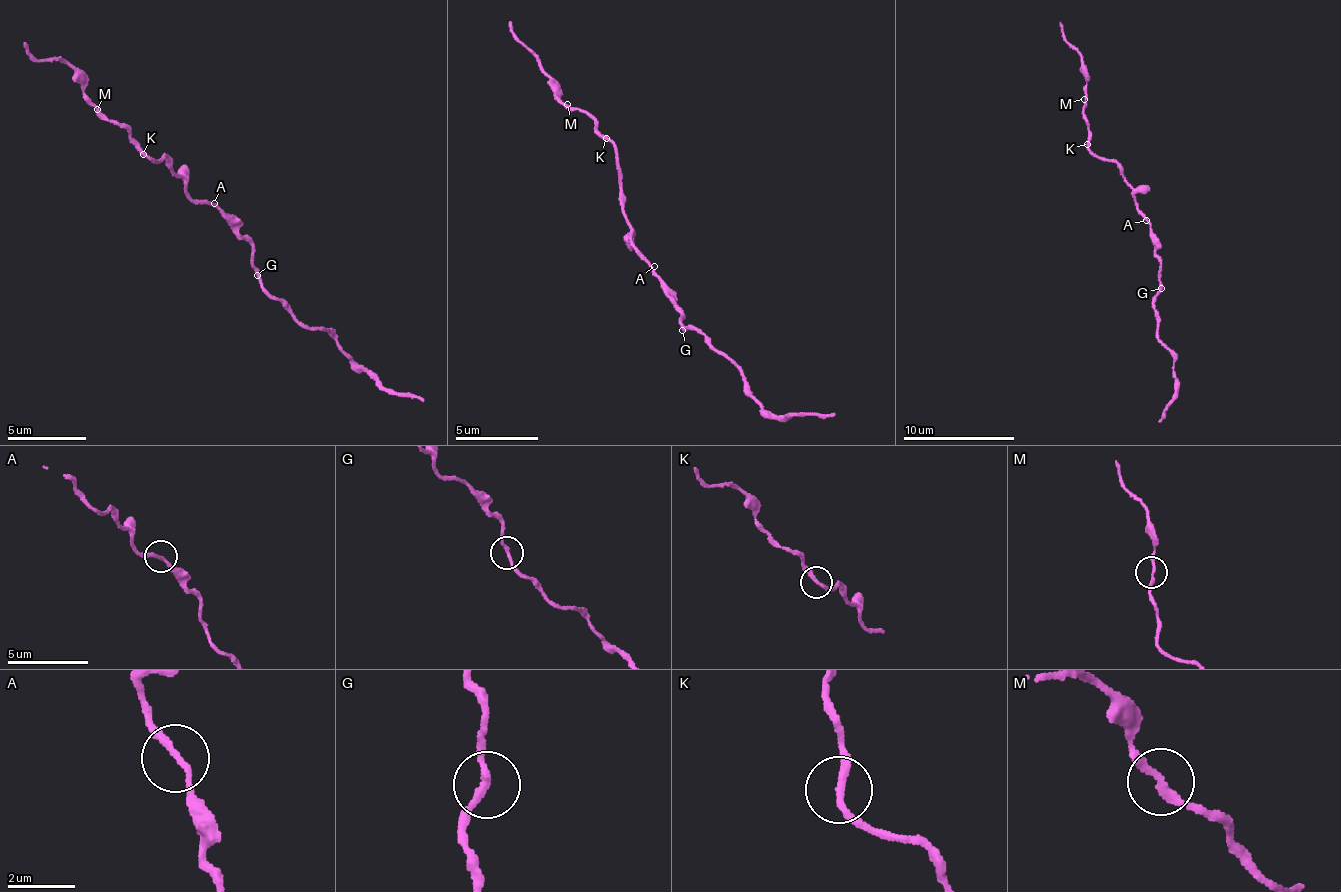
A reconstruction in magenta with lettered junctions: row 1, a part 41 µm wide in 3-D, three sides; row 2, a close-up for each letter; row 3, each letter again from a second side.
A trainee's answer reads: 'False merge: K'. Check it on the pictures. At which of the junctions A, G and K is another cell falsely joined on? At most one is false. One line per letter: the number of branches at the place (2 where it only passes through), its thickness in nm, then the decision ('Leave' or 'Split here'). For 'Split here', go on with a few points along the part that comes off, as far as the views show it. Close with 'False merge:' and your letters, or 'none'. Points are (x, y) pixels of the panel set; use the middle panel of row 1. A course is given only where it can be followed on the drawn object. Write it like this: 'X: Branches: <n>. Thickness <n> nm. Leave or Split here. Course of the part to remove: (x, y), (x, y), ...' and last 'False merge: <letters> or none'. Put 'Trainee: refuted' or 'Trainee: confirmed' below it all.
A: Branches: 2. Thickness 180 nm. Leave
G: Branches: 2. Thickness 200 nm. Leave
K: Branches: 2. Thickness 200 nm. Split here. Course of the part to remove: (605, 139), (582, 110), (557, 97), (510, 23)
False merge: K
Trainee: confirmed

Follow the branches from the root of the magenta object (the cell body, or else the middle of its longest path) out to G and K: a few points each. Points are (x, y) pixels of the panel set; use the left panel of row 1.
G: (210, 206), (215, 207), (231, 231), (252, 247), (252, 269), (257, 275)
K: (210, 206), (187, 195), (187, 178), (173, 171), (172, 163), (163, 156), (160, 164), (142, 155)

